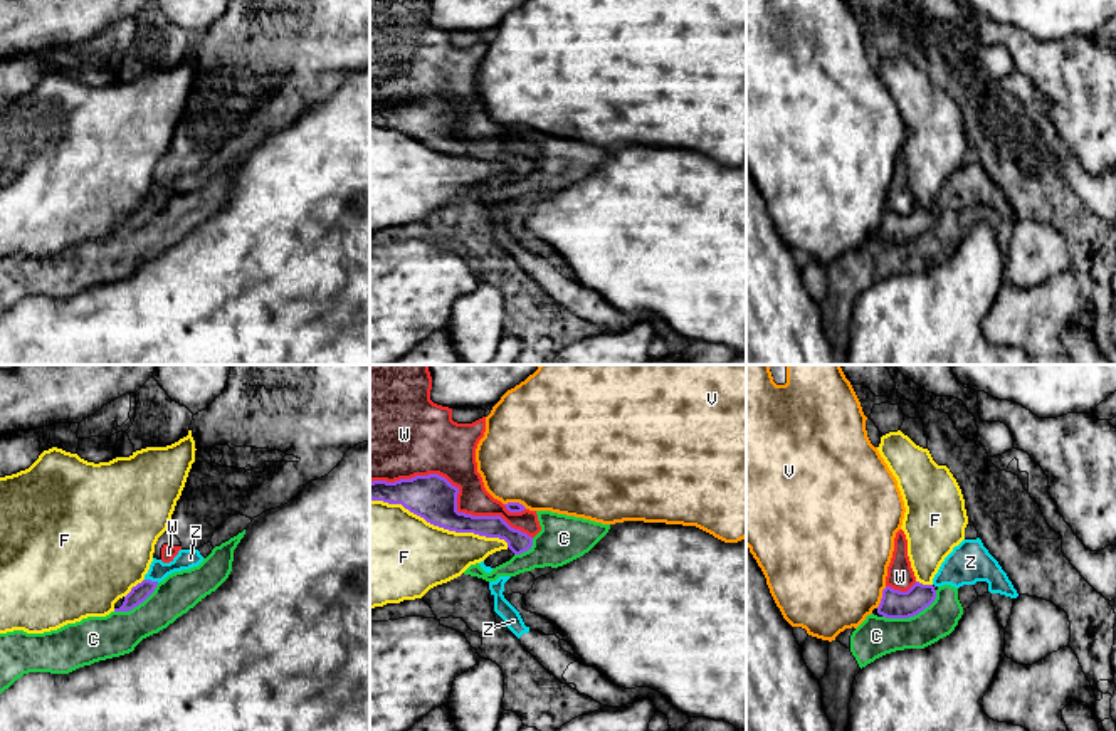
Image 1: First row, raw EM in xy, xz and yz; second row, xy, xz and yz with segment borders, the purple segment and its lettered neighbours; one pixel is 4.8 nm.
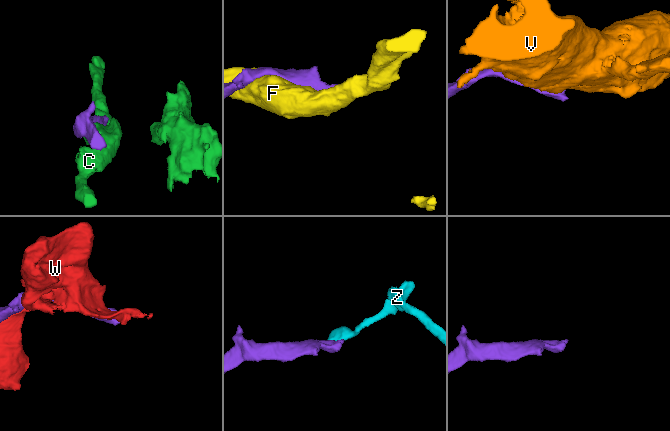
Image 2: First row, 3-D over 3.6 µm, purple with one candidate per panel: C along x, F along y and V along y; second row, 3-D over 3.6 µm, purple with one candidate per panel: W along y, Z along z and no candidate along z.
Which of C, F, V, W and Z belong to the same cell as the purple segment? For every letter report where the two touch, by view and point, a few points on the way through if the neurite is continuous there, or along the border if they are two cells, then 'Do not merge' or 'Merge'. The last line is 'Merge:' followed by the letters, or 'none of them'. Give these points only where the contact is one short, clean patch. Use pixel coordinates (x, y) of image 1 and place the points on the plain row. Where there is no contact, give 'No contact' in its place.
C: Touches purple at yz (913, 239). Do not merge
F: Touches purple at xz (441, 150). Do not merge
V: Touches purple at yz (883, 220). Do not merge
W: Touches purple at xz (457, 116). Do not merge
Z: Touches purple at xy (150, 204). Path across: xy (138, 217), (150, 204), (160, 194), (187, 182). Merge
Merge: Z

